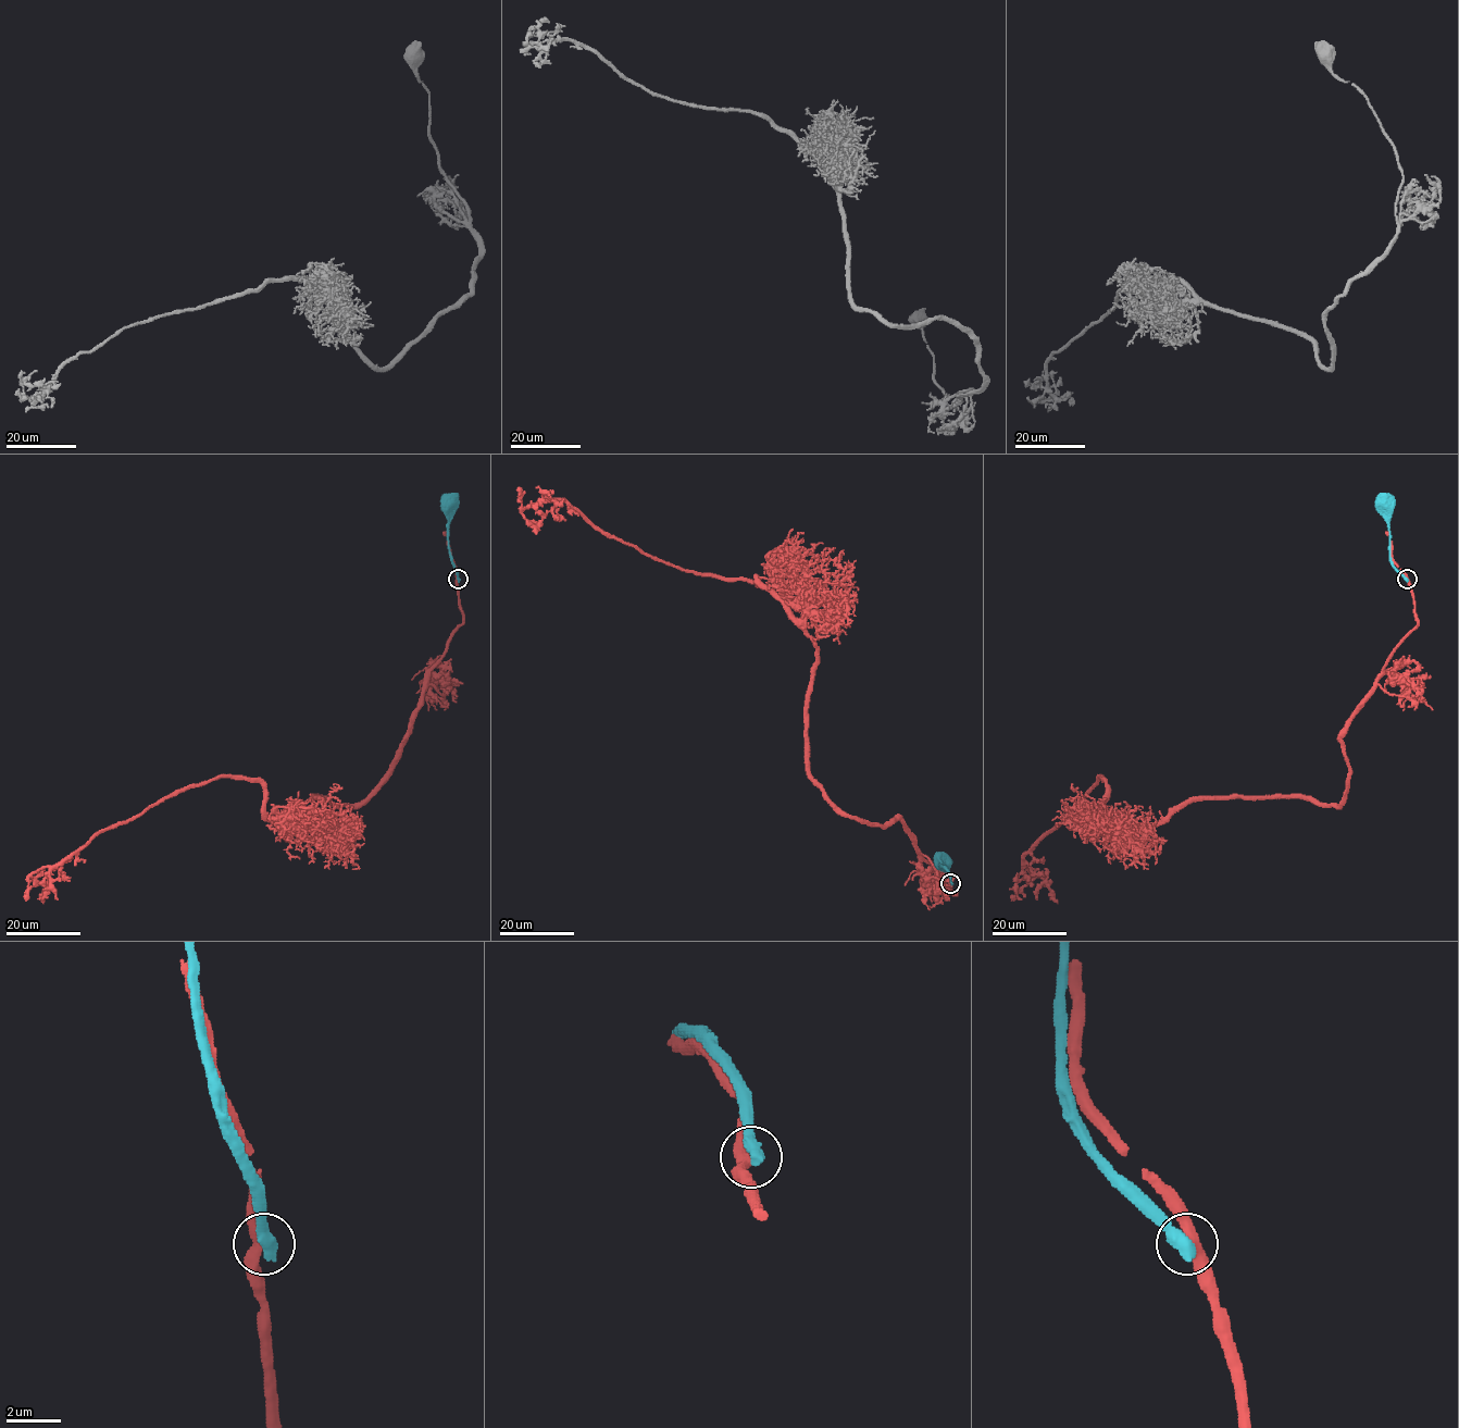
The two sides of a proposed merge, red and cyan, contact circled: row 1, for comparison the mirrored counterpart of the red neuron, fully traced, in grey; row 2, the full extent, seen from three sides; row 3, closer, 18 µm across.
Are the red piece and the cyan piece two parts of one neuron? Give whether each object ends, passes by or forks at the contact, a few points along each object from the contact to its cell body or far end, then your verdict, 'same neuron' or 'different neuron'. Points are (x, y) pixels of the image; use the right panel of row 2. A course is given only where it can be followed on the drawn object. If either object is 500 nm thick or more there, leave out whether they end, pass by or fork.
course red (1407, 579), (1418, 623), (1341, 739), (1339, 804), (1211, 796), (1119, 824), (1100, 778), (1024, 856), (1037, 899); course cyan (1407, 579), (1391, 560), (1384, 503); different neuron

